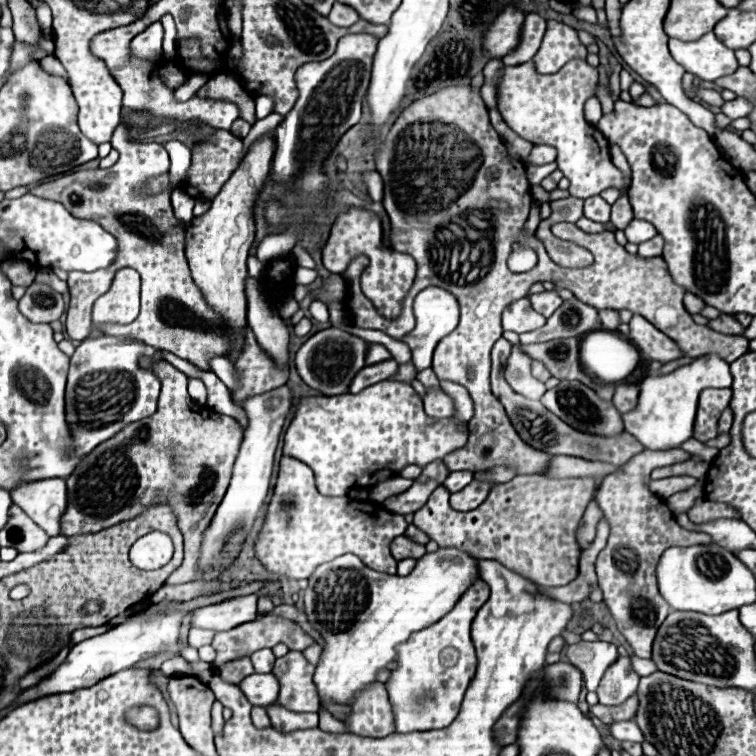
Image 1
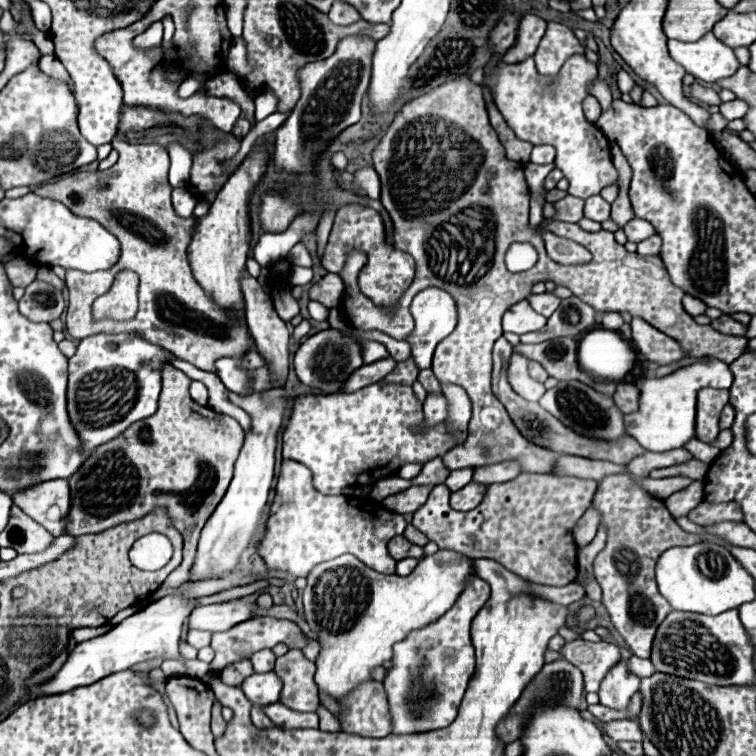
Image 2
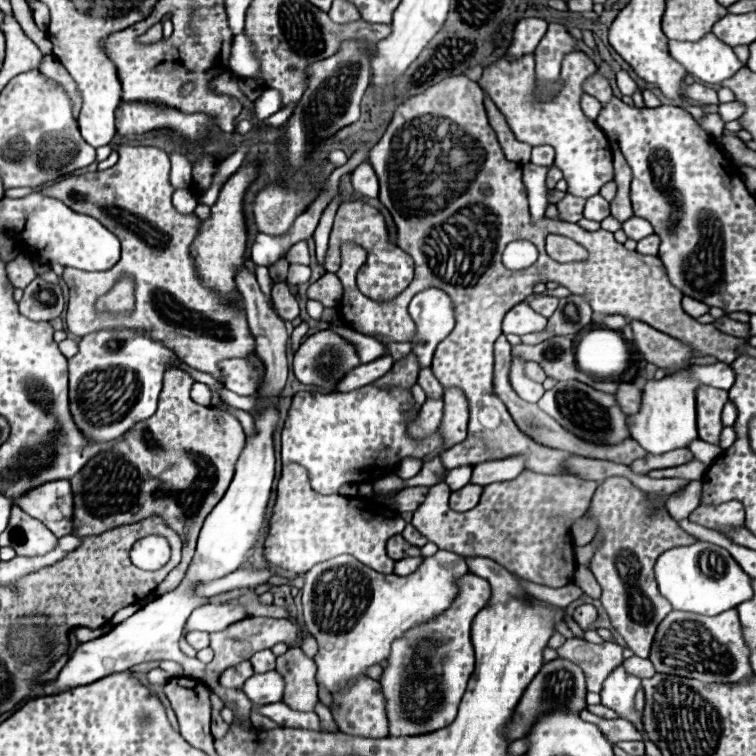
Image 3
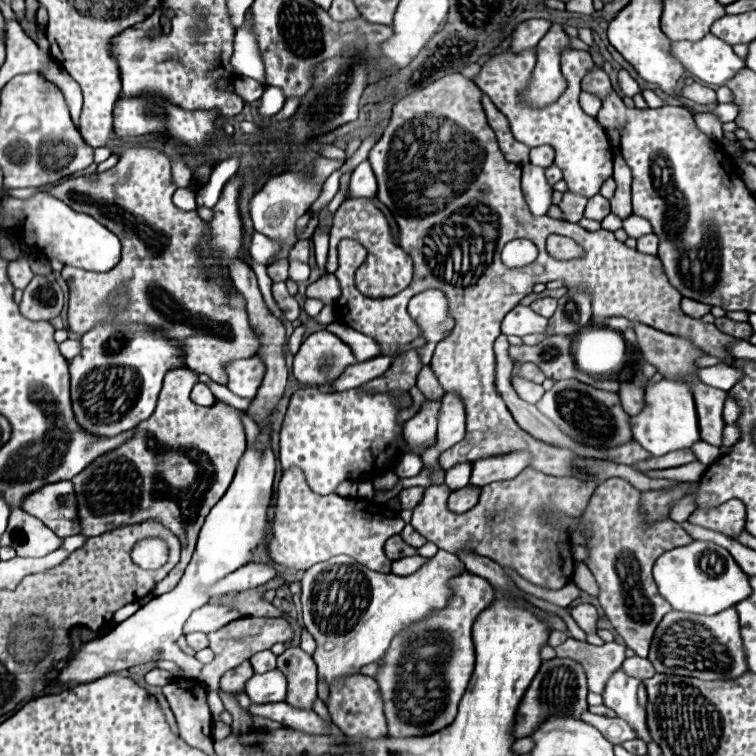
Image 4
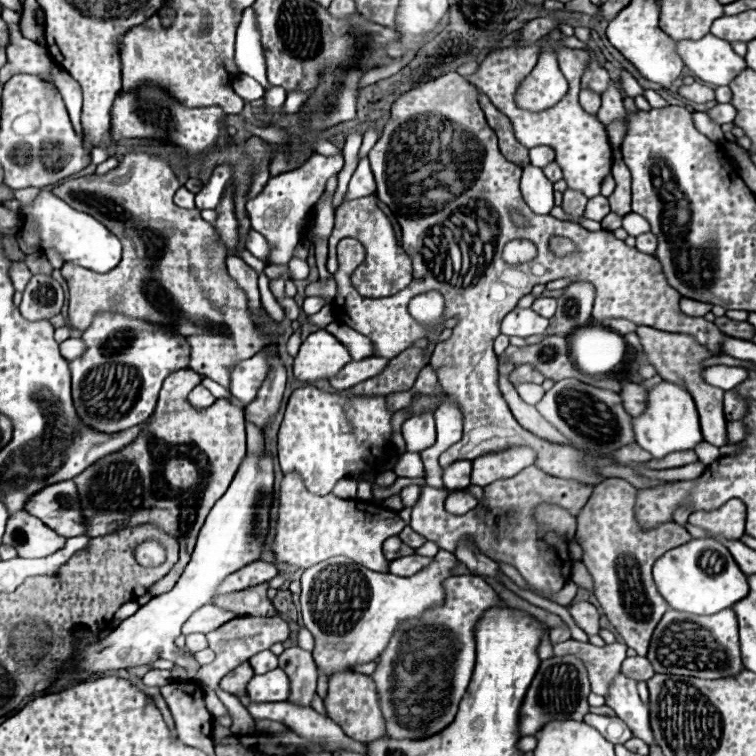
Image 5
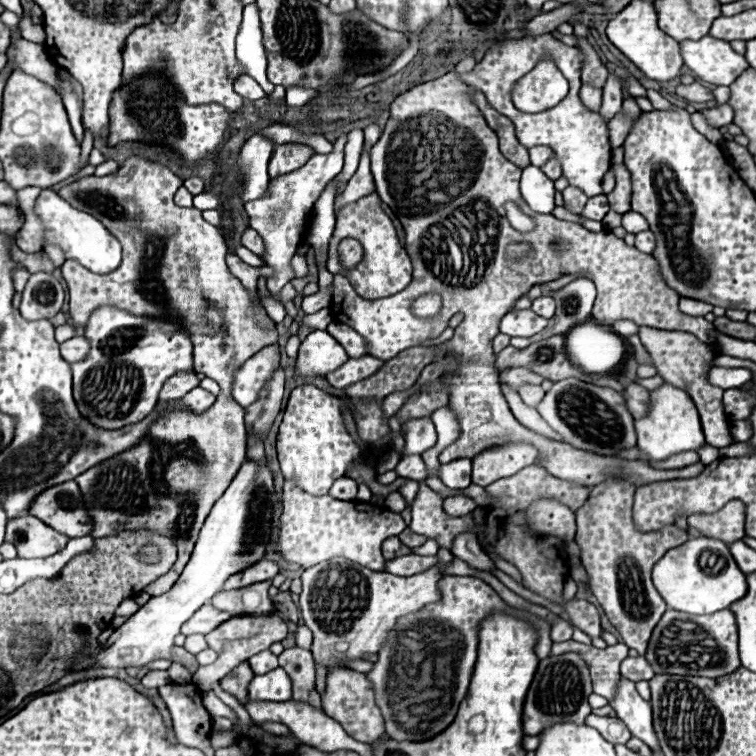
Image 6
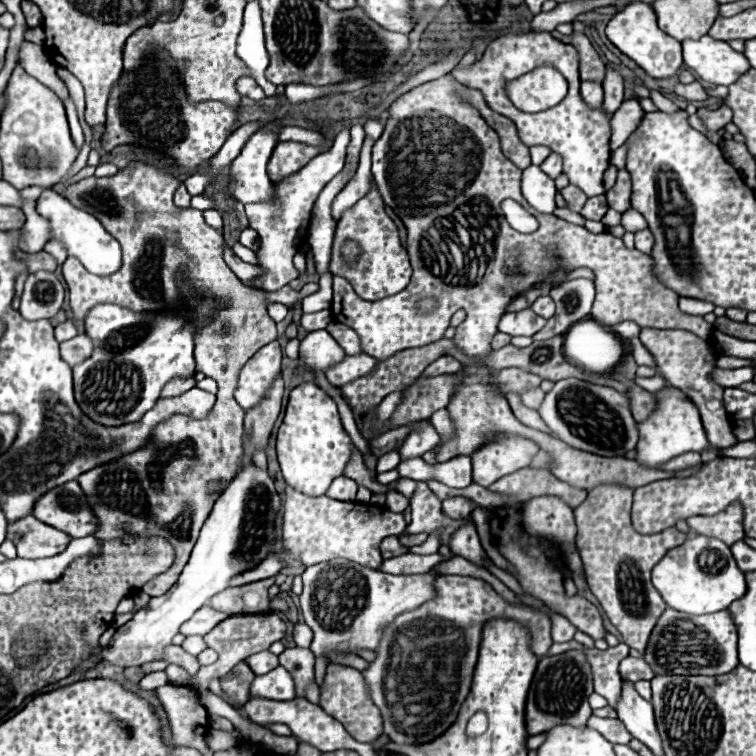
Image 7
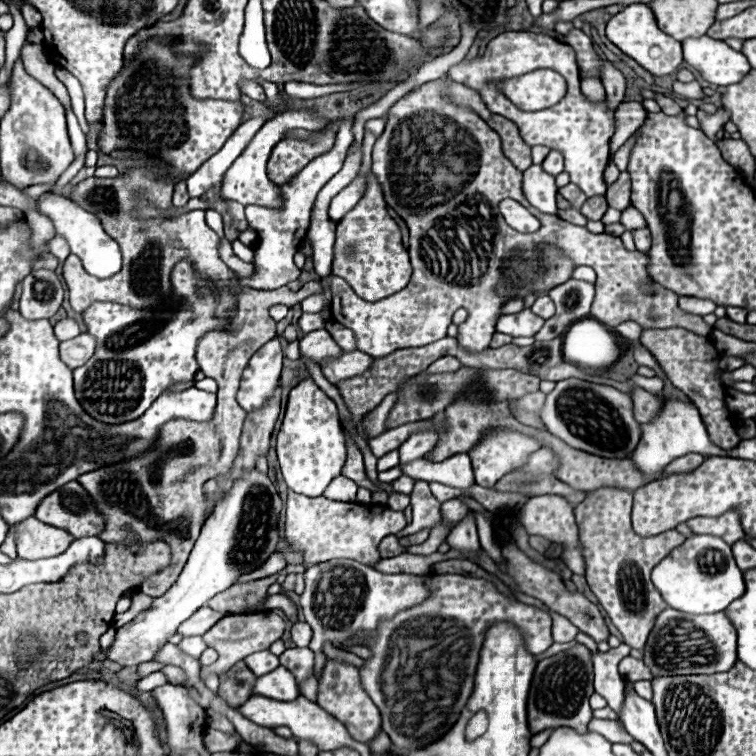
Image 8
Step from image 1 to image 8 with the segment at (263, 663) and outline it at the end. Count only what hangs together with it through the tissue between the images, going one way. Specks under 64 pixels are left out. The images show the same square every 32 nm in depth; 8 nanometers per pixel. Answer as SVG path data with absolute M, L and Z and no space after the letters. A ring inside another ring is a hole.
M262 650L258 654L250 654L250 656L244 658L244 662L256 676L264 676L264 674L268 674L268 672L278 668L278 656L272 654L270 650Z

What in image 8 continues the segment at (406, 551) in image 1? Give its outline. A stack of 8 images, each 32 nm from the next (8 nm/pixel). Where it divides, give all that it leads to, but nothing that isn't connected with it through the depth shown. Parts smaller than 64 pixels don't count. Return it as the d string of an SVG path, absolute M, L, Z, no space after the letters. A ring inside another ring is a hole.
M388 536L388 538L384 538L384 540L380 542L378 552L380 552L380 558L394 558L394 556L406 552L406 548L398 544L398 538L396 538L396 536Z

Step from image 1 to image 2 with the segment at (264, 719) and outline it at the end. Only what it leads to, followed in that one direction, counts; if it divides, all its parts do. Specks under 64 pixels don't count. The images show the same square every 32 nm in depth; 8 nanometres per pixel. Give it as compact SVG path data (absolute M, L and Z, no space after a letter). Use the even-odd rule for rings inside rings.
M252 706L252 724L256 728L274 728L274 724L266 718L266 714L260 710L260 706Z

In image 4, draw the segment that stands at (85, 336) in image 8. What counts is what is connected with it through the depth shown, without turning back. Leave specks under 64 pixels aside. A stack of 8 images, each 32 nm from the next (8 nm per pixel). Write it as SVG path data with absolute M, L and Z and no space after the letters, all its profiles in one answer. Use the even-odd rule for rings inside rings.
M68 338L68 340L64 340L64 342L60 344L60 352L62 352L62 356L64 356L66 360L72 360L74 356L78 356L78 354L82 352L82 342Z

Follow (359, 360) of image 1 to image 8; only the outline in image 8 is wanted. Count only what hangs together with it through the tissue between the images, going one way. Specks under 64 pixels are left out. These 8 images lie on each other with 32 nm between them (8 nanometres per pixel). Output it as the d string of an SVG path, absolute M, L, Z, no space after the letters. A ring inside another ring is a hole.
M326 328L314 330L310 334L306 334L300 340L300 352L304 358L310 358L316 364L322 364L326 358L334 358L338 356L342 350L340 346L330 338Z

